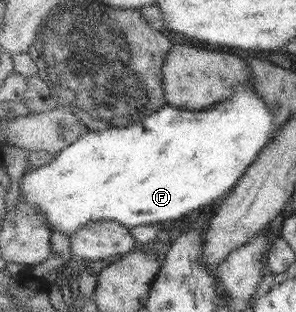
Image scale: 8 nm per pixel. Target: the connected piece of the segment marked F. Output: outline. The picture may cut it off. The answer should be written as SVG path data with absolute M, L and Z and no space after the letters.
M240 85L234 89L235 93L229 101L222 101L217 106L214 105L211 109L206 109L202 112L187 112L186 110L179 110L167 104L162 110L154 112L152 116L147 116L138 124L108 128L108 130L102 130L102 132L100 130L87 132L80 139L76 140L76 142L70 144L68 148L58 153L49 164L38 167L33 171L27 171L20 186L21 200L31 205L36 205L39 211L47 216L51 229L63 232L69 238L79 228L85 227L85 224L92 221L109 220L123 224L126 228L134 228L135 226L178 220L186 215L195 215L200 212L200 208L210 206L210 204L214 204L220 198L224 198L225 200L235 190L235 187L241 182L241 178L246 174L246 171L258 160L261 152L265 150L266 145L275 136L275 116L273 110L257 93L256 89L250 85Z

